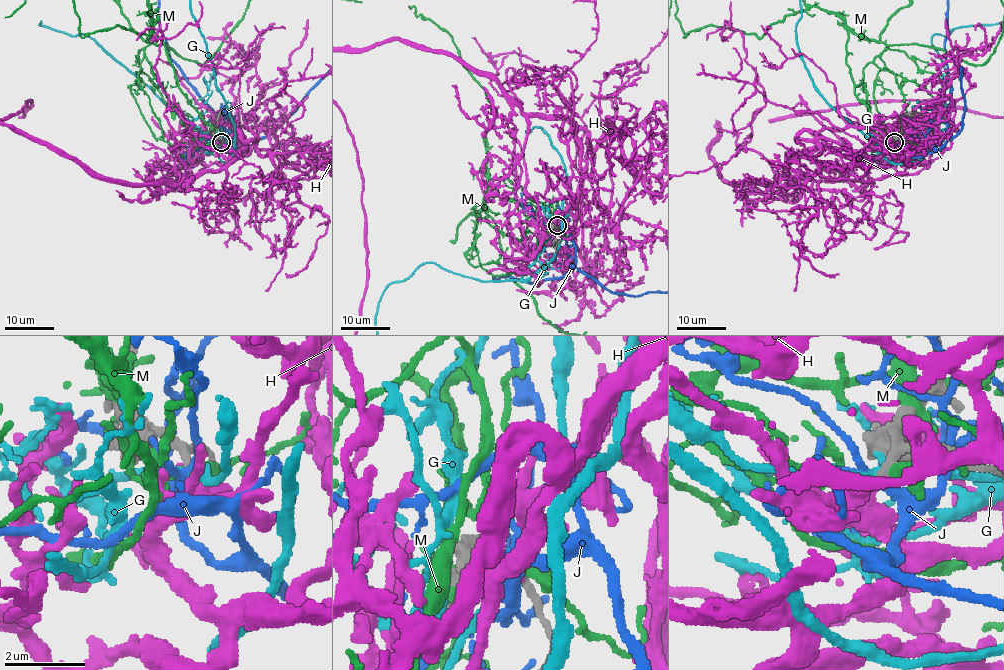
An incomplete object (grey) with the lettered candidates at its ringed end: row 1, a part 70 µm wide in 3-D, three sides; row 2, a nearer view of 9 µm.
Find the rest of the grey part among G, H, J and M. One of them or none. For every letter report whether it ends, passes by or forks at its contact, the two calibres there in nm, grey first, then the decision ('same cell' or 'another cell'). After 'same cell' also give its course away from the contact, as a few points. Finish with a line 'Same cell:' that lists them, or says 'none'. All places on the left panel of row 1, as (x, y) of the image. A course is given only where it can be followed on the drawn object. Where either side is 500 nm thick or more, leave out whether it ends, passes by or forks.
G: it passes by | 180/180 nm | another cell
H: it passes by | 180/280 nm | another cell
J: it forks | 180/220 nm | another cell
M: it forks | 200/260 nm | another cell
Same cell: none

